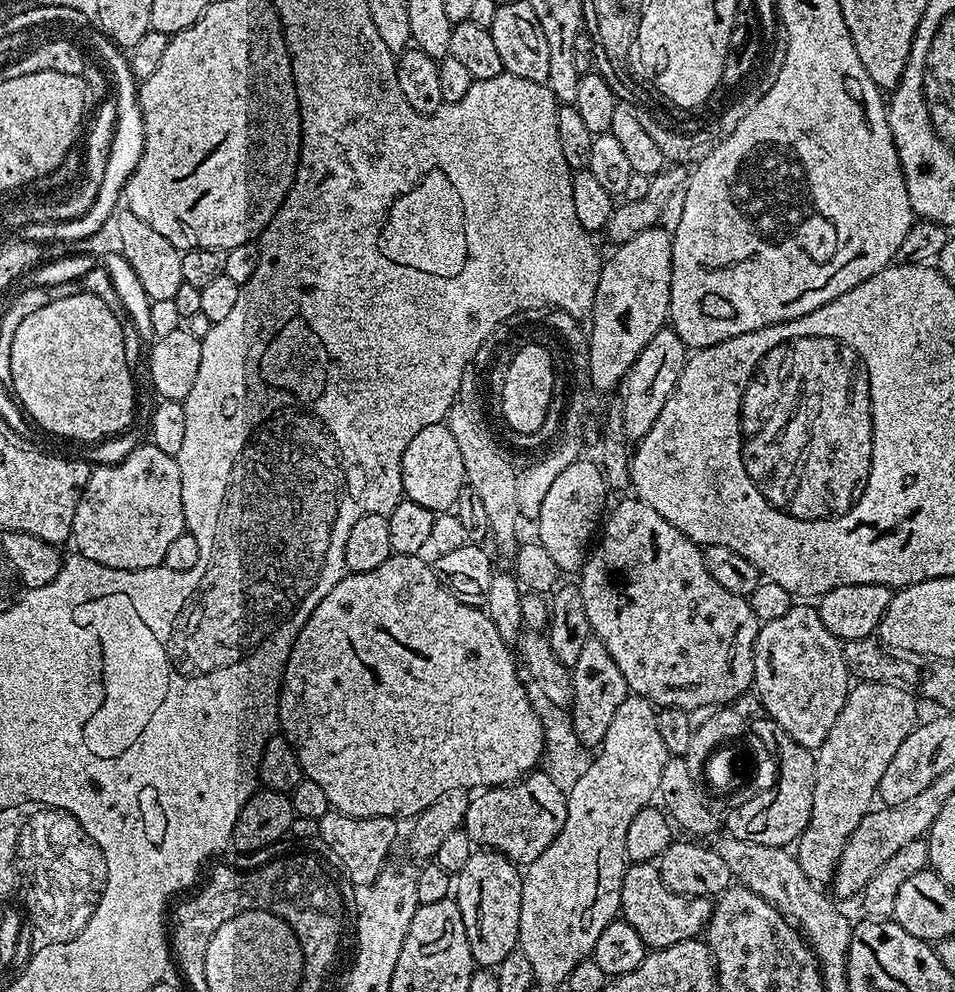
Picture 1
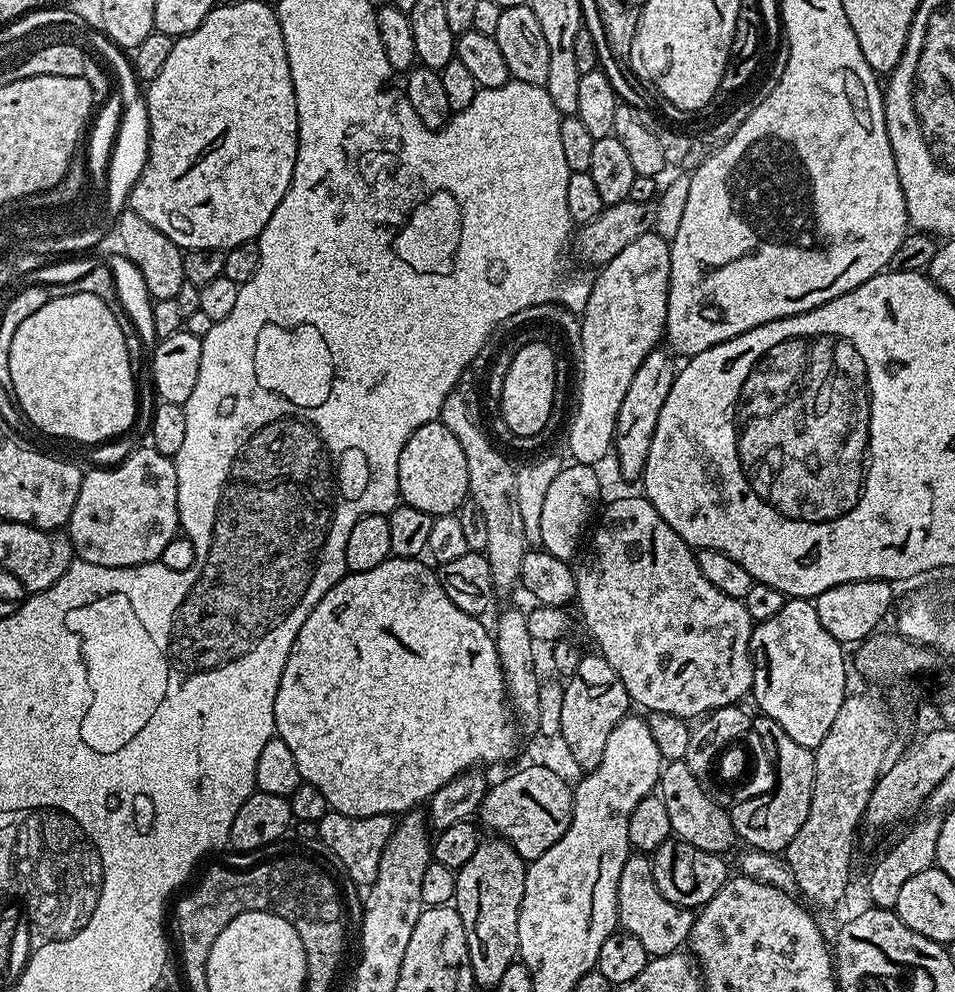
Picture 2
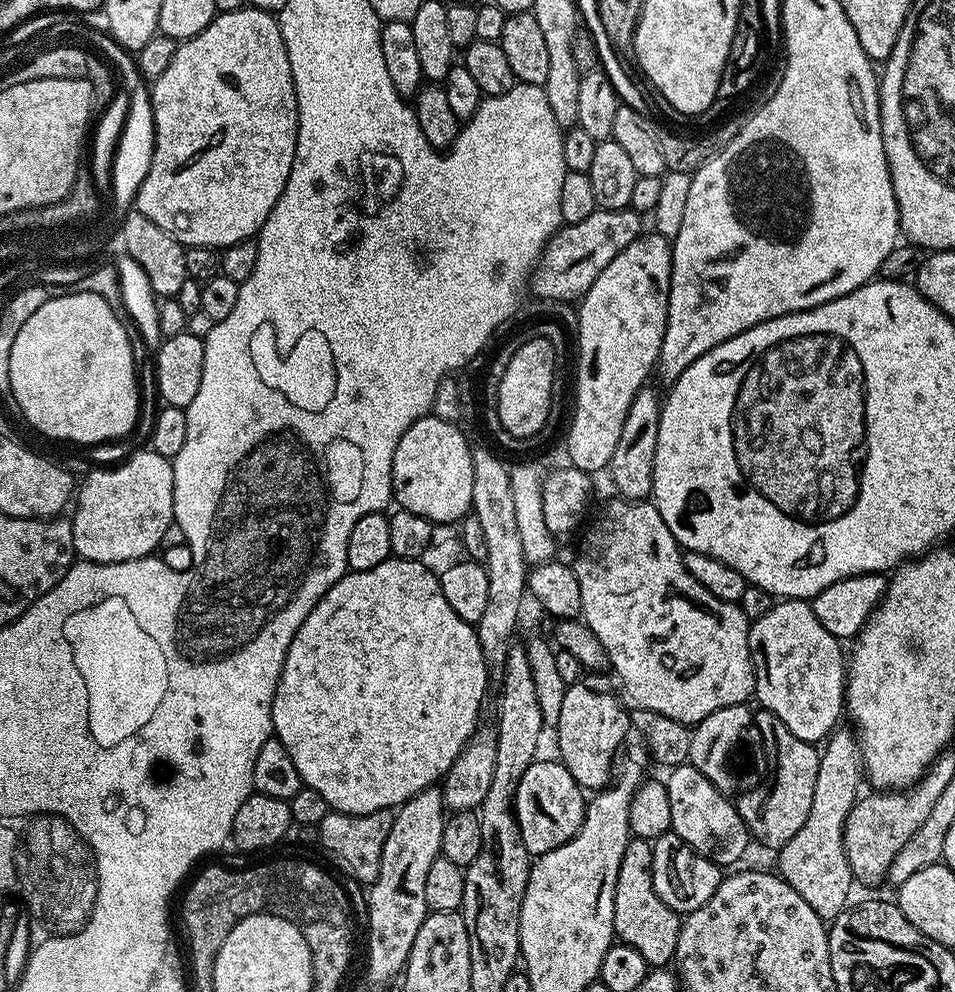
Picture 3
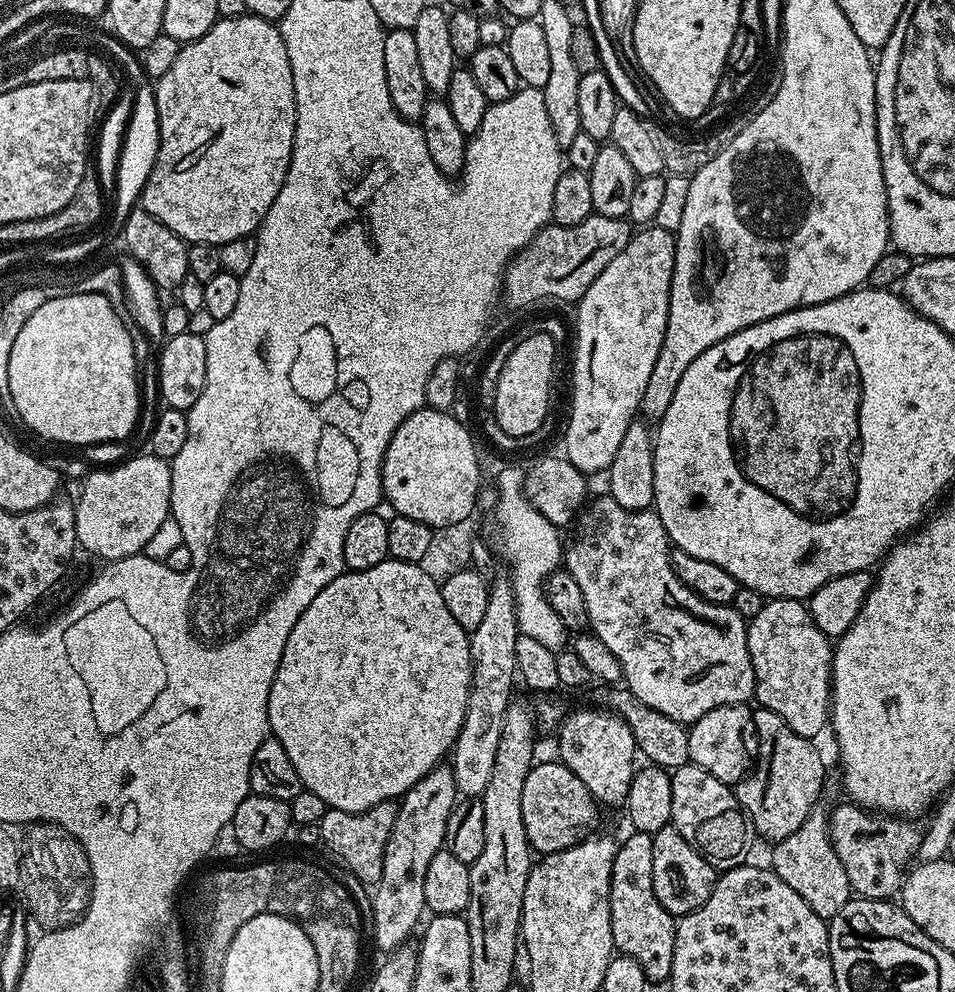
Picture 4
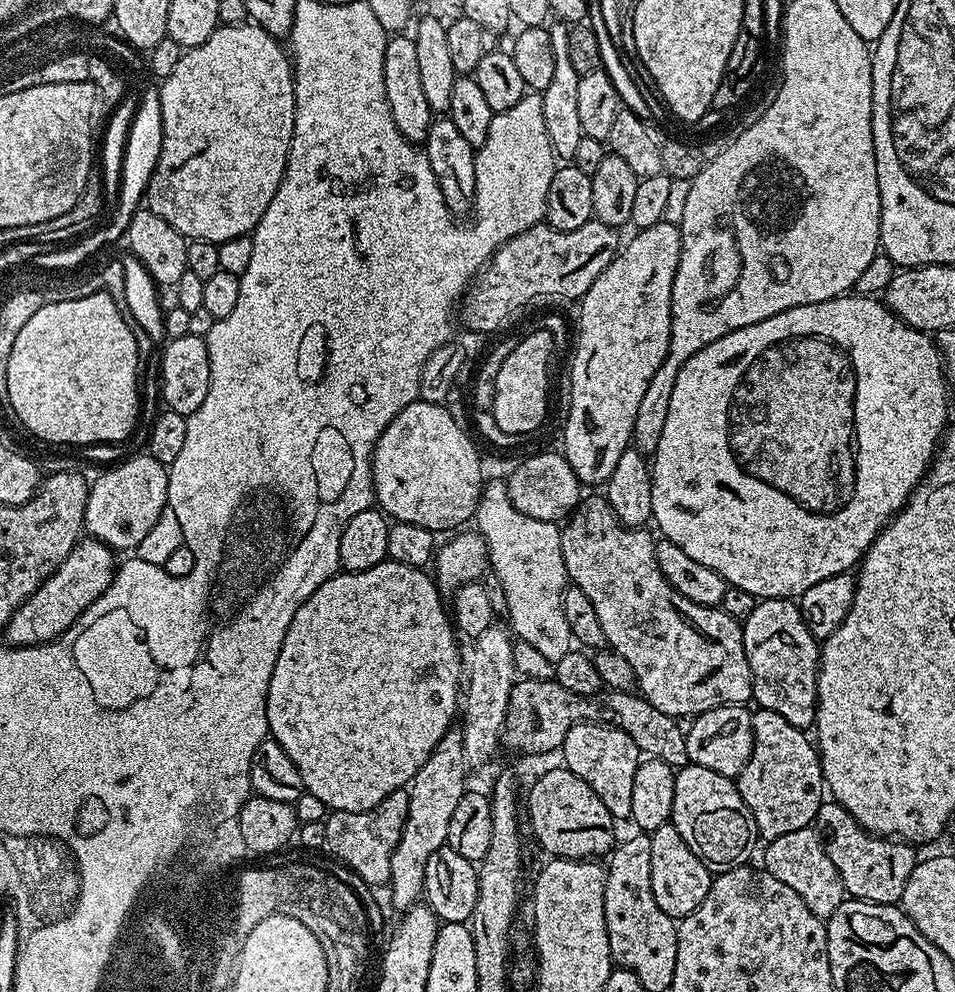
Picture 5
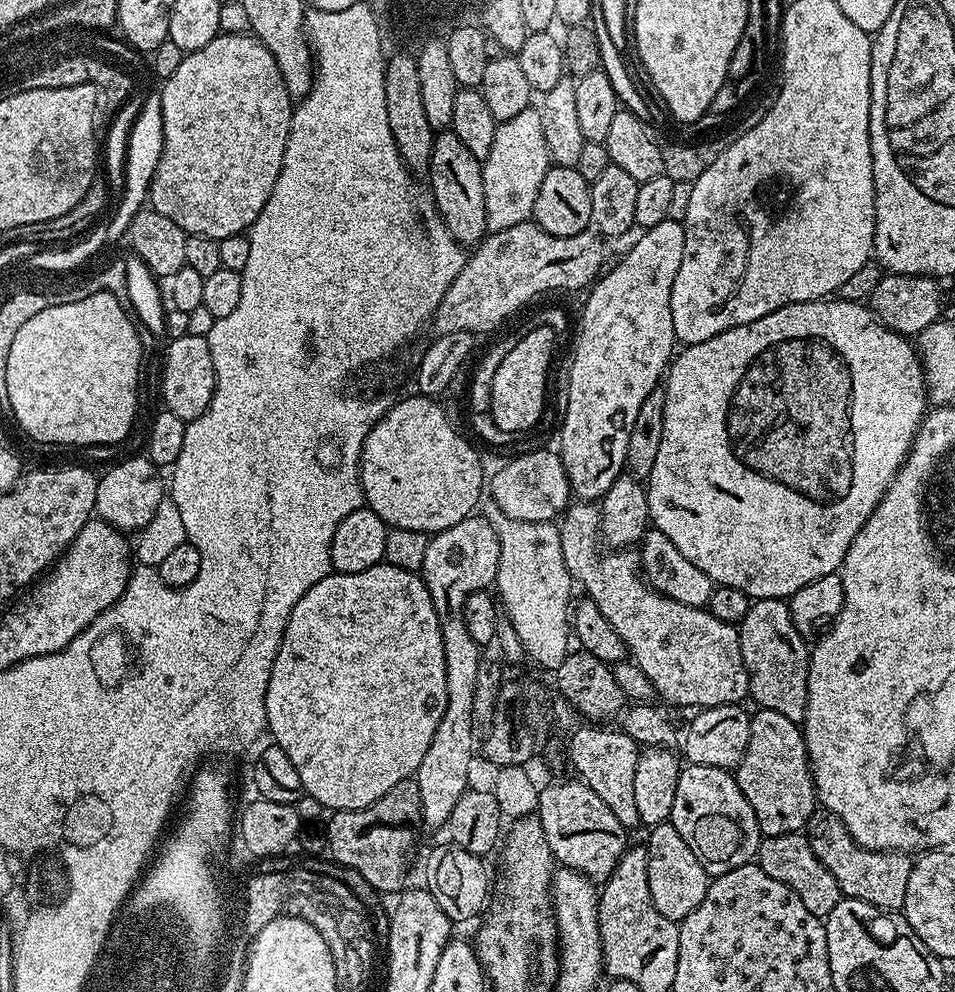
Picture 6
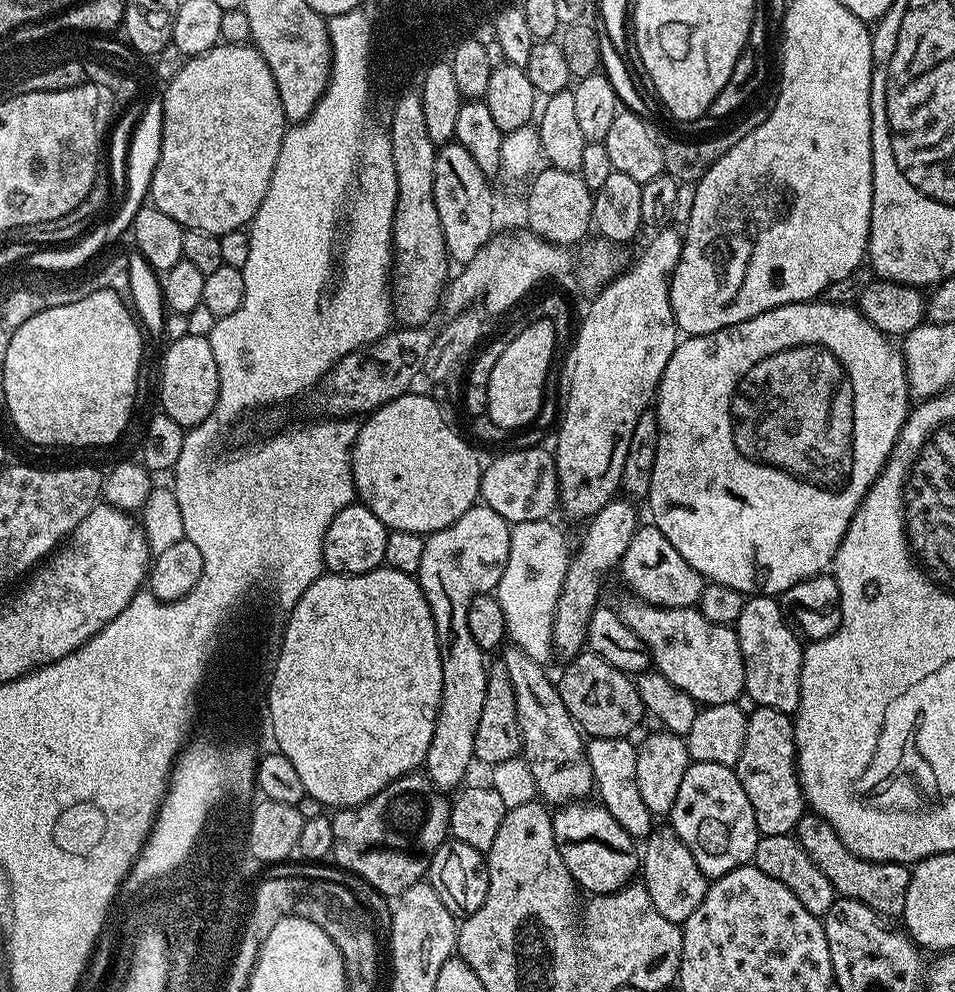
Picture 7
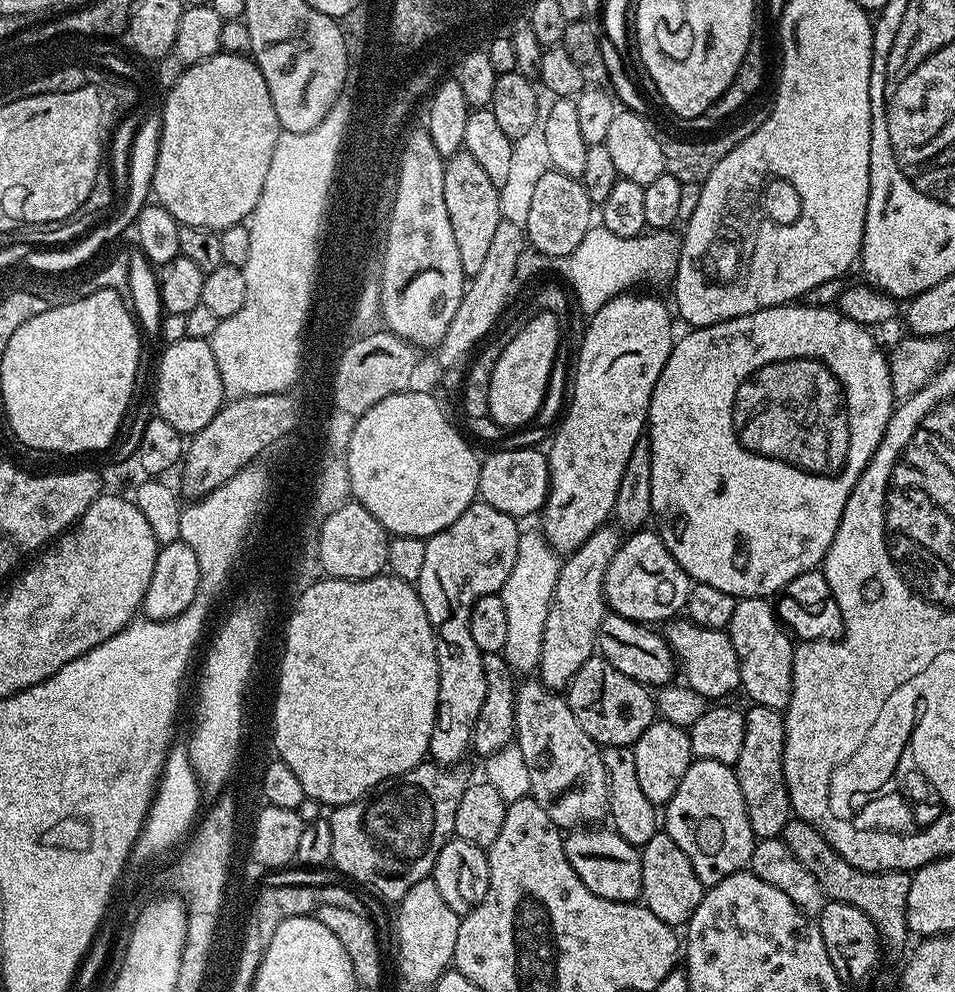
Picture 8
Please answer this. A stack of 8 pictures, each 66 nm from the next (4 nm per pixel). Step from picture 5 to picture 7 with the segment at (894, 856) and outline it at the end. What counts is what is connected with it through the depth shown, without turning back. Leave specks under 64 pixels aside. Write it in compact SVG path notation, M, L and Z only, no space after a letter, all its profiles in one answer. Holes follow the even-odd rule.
M805 814L796 823L794 833L802 850L810 856L810 862L830 878L837 897L845 900L857 900L866 906L870 906L885 918L903 917L906 906L906 890L910 886L912 877L909 865L883 864L882 862L870 862L866 858L858 858L842 846L842 838L827 824L824 819L815 814Z

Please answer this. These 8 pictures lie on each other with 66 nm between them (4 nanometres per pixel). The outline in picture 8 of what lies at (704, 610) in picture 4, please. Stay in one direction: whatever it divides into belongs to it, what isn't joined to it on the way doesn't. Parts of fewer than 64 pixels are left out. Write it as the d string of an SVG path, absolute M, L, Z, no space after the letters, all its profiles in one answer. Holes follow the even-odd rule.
M687 618L673 619L665 628L668 629L663 629L662 635L677 658L683 683L689 688L705 696L709 702L719 701L716 700L719 696L728 696L740 688L738 654L734 654L727 631L703 628Z

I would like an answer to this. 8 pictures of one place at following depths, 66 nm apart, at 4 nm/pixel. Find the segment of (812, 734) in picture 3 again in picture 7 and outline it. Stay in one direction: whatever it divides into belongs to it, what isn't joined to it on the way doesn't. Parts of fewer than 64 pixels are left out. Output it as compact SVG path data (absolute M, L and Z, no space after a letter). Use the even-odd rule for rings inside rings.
M759 594L748 596L742 606L742 614L734 625L742 650L744 663L744 692L761 708L773 708L779 712L795 713L800 701L800 679L805 645L792 633L784 621L779 599Z

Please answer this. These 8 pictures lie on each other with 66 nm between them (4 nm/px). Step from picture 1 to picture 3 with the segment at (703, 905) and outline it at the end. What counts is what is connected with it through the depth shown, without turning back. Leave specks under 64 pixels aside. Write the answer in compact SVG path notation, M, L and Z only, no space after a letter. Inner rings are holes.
M629 839L622 854L622 866L618 866L618 882L614 890L614 922L612 930L615 939L626 946L634 946L642 958L656 970L673 963L678 934L682 923L681 913L675 912L654 890L652 881L652 845L650 840Z

